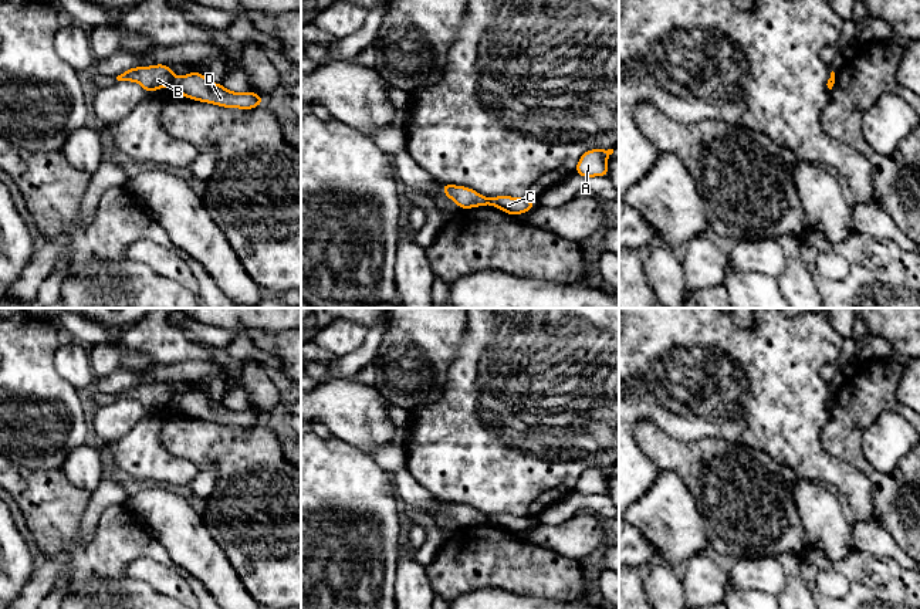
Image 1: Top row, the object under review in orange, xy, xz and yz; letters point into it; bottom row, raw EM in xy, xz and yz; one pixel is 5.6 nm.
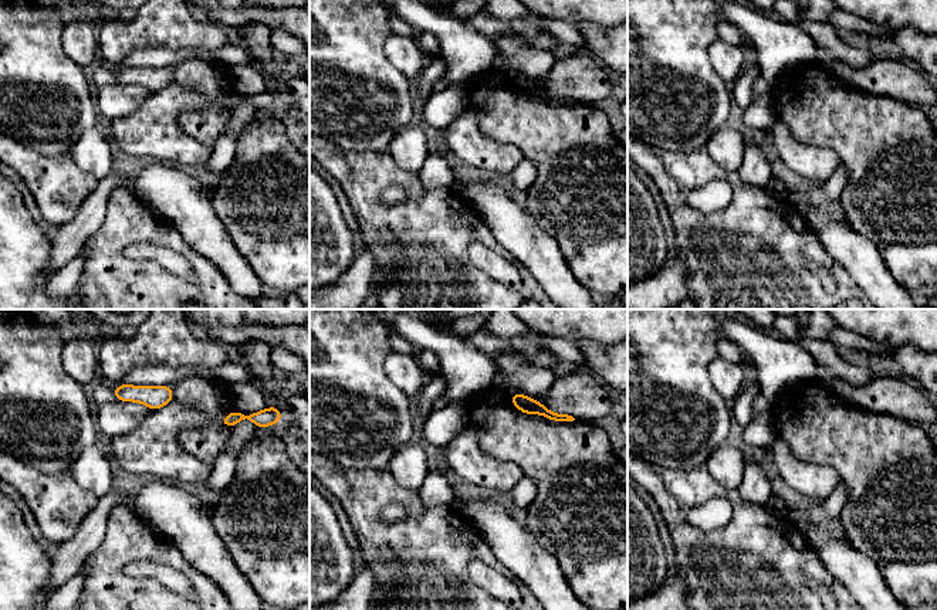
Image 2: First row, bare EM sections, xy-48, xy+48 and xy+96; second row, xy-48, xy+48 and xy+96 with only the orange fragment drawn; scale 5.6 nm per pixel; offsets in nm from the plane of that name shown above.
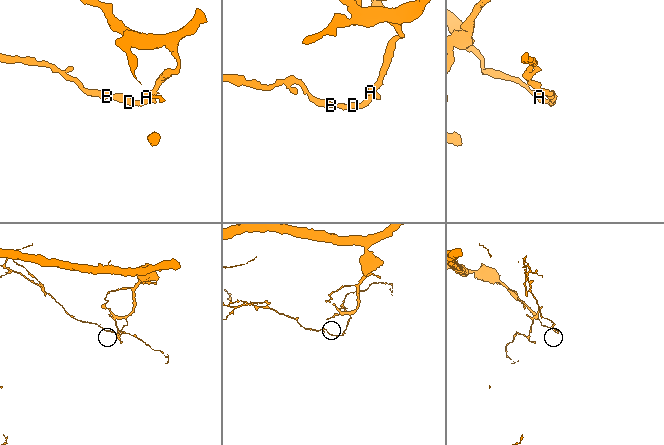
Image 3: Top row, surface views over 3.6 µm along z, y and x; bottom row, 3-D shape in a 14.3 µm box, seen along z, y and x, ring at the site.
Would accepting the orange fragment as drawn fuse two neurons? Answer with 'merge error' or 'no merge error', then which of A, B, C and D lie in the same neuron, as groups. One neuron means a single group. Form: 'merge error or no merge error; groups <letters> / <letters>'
merge error; groups A C D / B

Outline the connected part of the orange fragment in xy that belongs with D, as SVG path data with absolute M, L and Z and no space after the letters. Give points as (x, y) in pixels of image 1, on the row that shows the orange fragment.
M193 71L185 77L173 77L170 87L186 98L216 104L224 108L251 109L264 102L254 92L230 92L221 84L214 84L203 74Z

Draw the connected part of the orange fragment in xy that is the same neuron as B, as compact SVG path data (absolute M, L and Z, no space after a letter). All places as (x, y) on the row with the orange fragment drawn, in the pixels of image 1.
M156 64L152 67L135 67L116 77L118 81L133 81L141 84L148 94L158 88L169 87L172 78L172 68L163 64Z

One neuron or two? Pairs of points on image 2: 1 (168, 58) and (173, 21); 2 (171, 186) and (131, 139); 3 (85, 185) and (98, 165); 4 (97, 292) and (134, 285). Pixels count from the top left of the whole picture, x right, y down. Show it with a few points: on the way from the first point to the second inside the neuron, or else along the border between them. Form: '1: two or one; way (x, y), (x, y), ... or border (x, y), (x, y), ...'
1: two; border (135, 50), (146, 47), (203, 50)
2: two; border (145, 161), (165, 163)
3: two; border (70, 152), (74, 162), (98, 180)
4: one; way (105, 292), (125, 292)

